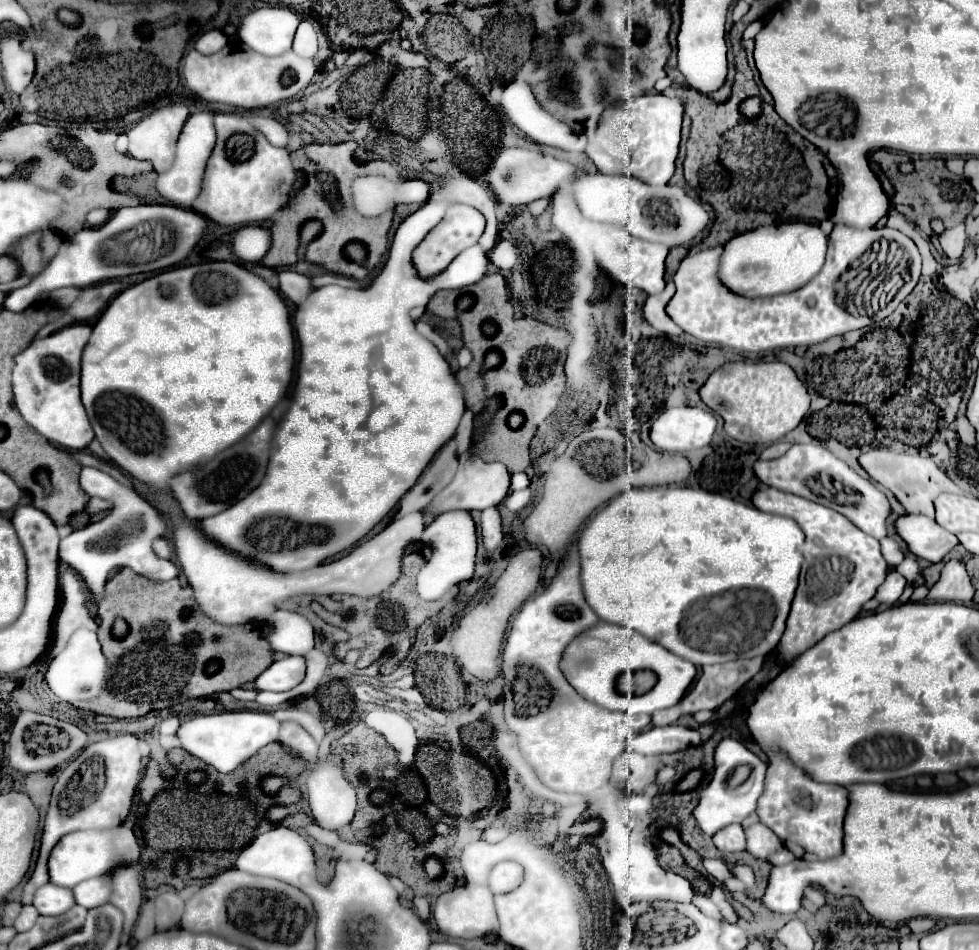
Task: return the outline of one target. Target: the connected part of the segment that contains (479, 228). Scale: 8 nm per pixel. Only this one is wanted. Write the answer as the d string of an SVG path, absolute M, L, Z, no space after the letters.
M452 205L452 207L446 211L446 215L444 215L444 219L440 221L440 225L434 227L434 229L424 237L424 241L414 249L414 253L412 253L412 263L414 263L414 267L416 267L416 271L418 271L418 275L420 275L420 277L434 277L434 275L442 273L442 269L446 269L446 267L450 265L450 261L452 261L462 249L466 249L466 247L478 243L478 239L480 239L482 233L484 233L484 227L486 227L486 219L484 219L484 215L482 215L478 209L474 209L474 207L470 207L470 205Z

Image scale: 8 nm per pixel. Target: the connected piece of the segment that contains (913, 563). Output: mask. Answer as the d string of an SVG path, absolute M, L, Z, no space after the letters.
M906 557L906 559L904 559L904 579L908 581L906 595L910 595L912 587L916 585L916 581L918 581L920 577L922 577L922 569L920 569L918 561L916 561L916 559L910 559L910 557Z

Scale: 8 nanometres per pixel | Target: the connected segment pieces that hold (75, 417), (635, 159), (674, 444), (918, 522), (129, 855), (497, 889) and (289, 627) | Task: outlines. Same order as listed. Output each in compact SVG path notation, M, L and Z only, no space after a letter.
M78 323L64 327L44 339L34 339L20 355L16 355L12 373L16 407L26 423L42 433L48 441L72 451L86 449L94 439L92 425L80 401L80 359L90 333L90 325Z
M646 93L628 103L610 105L600 117L596 137L590 139L586 155L600 173L622 173L646 183L664 185L674 173L684 109L682 97L666 97L662 93Z
M702 407L664 409L652 419L652 443L670 453L686 453L712 443L716 417Z
M904 515L896 521L896 529L908 543L908 549L930 563L938 563L958 545L956 535L948 533L934 519L924 515Z
M114 827L106 831L76 831L70 835L64 835L60 843L52 849L48 859L48 871L50 871L50 883L58 887L74 887L86 879L100 877L110 873L118 865L130 865L136 863L140 857L140 847L136 841L136 859L132 851L132 841L126 835L124 827Z
M502 861L490 873L490 889L492 893L508 893L514 891L524 881L524 867L516 861Z
M282 617L282 623L276 623L272 633L268 635L272 651L286 653L286 655L306 655L314 649L314 629L306 617Z

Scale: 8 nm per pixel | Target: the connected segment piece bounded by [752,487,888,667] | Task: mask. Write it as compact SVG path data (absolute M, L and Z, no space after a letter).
M772 487L756 491L752 503L760 511L792 517L806 535L800 583L786 621L786 631L776 647L778 661L788 667L824 635L848 625L862 613L864 603L876 595L878 587L886 579L888 565L880 553L880 543L872 535L866 535L862 529L852 525L852 521L838 511Z

